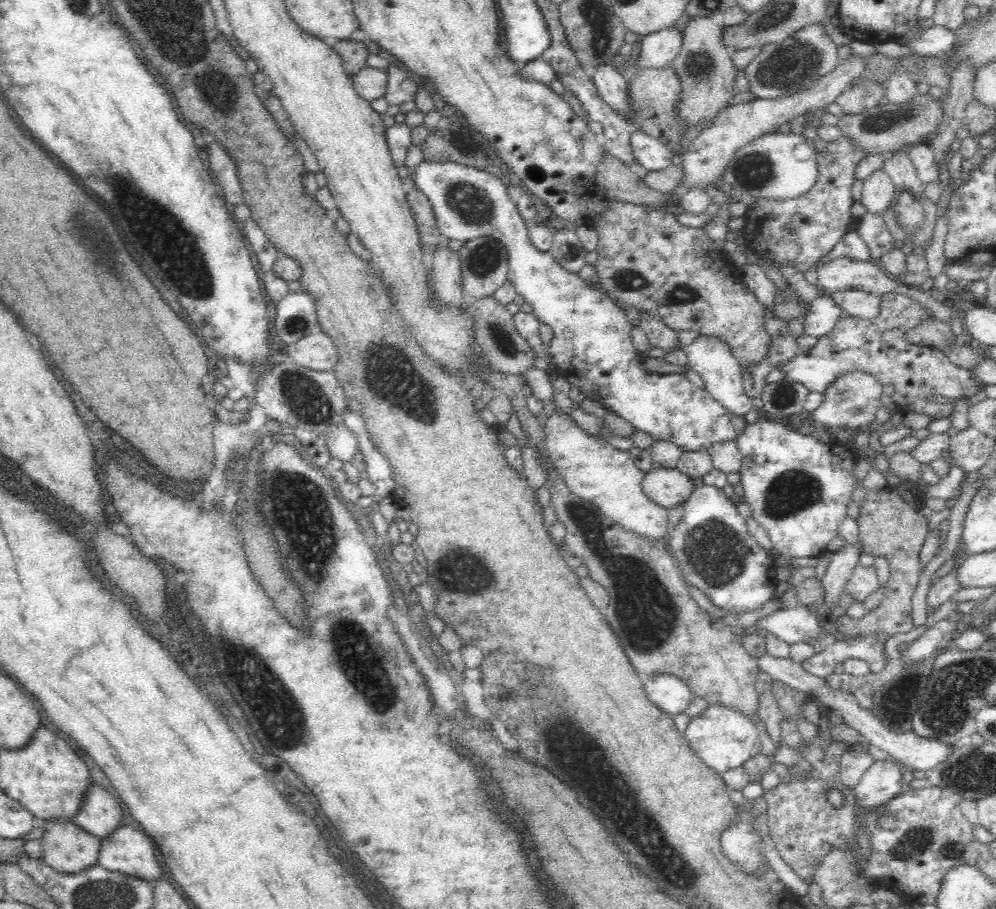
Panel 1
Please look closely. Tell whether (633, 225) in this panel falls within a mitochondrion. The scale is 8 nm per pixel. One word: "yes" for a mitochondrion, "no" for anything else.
no

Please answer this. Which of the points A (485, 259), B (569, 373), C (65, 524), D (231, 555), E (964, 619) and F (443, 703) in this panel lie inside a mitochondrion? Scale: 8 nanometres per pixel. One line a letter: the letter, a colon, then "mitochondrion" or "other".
A: mitochondrion
B: other
C: other
D: other
E: other
F: other

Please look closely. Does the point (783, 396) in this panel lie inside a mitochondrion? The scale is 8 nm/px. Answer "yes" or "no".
yes

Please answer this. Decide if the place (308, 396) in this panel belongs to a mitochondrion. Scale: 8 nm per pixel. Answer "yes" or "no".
yes

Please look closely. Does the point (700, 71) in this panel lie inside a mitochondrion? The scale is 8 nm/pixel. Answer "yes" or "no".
yes

